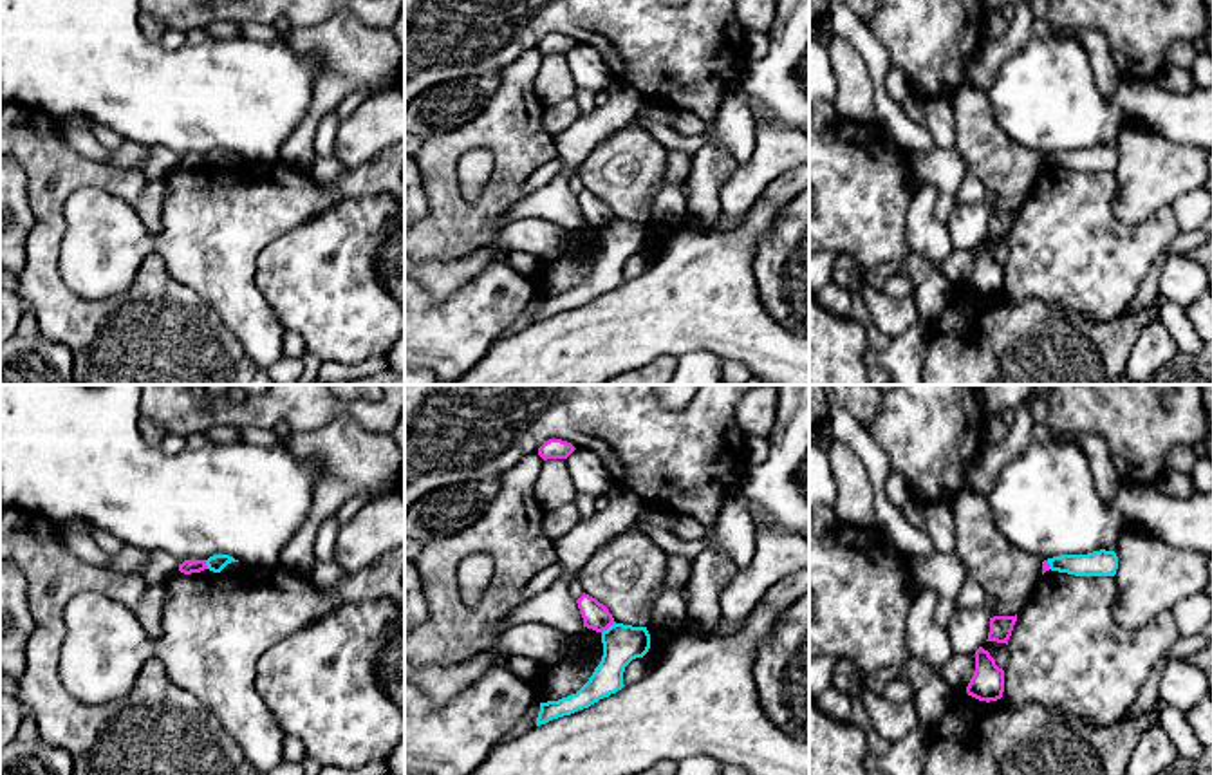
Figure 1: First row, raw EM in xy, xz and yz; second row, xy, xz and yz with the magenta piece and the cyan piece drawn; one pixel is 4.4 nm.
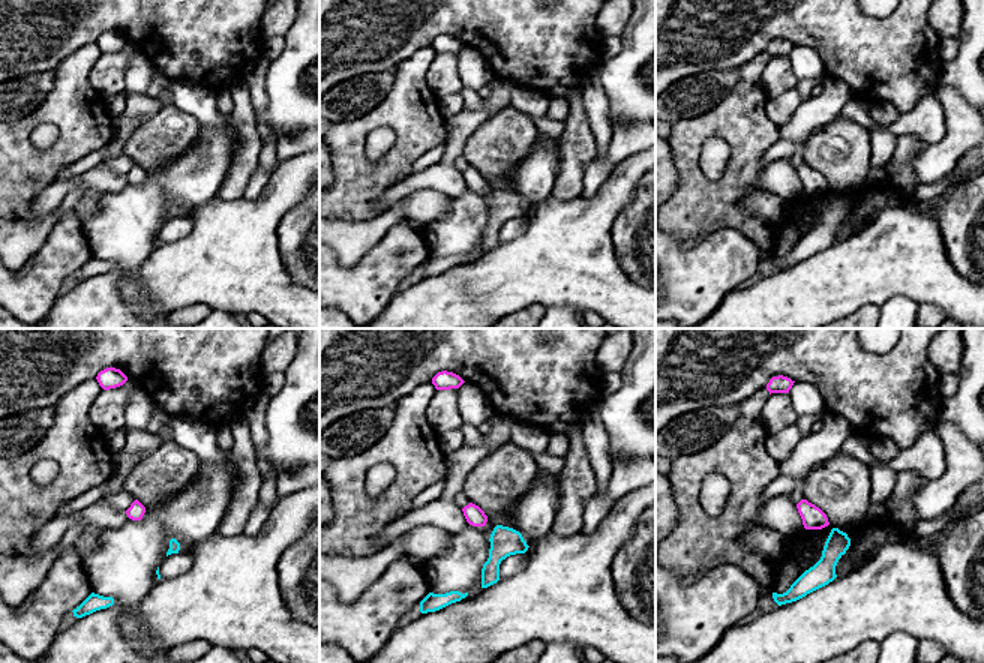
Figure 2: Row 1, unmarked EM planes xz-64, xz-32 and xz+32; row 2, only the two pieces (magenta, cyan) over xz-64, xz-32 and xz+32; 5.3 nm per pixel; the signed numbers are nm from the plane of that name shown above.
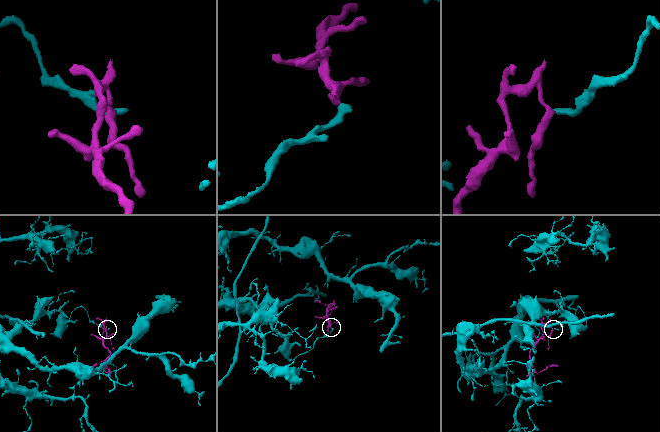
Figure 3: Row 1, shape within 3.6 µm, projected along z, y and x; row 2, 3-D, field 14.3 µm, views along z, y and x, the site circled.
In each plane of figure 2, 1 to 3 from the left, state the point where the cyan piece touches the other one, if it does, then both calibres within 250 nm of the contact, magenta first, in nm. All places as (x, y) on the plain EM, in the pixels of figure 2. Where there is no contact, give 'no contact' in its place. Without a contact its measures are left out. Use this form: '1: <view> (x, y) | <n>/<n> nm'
1: no contact
2: no contact
3: no contact

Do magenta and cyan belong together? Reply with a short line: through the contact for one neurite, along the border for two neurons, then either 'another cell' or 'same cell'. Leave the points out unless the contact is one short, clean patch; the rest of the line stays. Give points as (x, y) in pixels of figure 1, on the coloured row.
line xz (615, 622), (602, 633); another cell

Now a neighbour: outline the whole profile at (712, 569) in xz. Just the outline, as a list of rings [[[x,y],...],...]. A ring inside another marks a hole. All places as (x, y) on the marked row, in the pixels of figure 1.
[[[708,546],[692,560],[692,574],[686,584],[688,618],[685,621],[690,634],[710,636],[717,632],[723,620],[721,591],[735,573],[737,565],[715,546]]]

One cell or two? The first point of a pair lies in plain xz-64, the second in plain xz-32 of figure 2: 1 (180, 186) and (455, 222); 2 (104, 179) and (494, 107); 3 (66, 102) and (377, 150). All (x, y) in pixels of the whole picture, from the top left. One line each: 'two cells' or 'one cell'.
1: one cell
2: one cell
3: two cells

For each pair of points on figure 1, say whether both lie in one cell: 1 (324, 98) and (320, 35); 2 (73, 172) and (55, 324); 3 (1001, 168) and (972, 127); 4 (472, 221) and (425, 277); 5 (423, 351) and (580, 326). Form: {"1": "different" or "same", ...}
{"1": "same", "2": "same", "3": "same", "4": "different", "5": "different"}

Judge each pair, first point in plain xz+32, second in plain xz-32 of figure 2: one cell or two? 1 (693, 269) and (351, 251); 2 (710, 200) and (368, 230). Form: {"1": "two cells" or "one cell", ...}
{"1": "two cells", "2": "two cells"}

